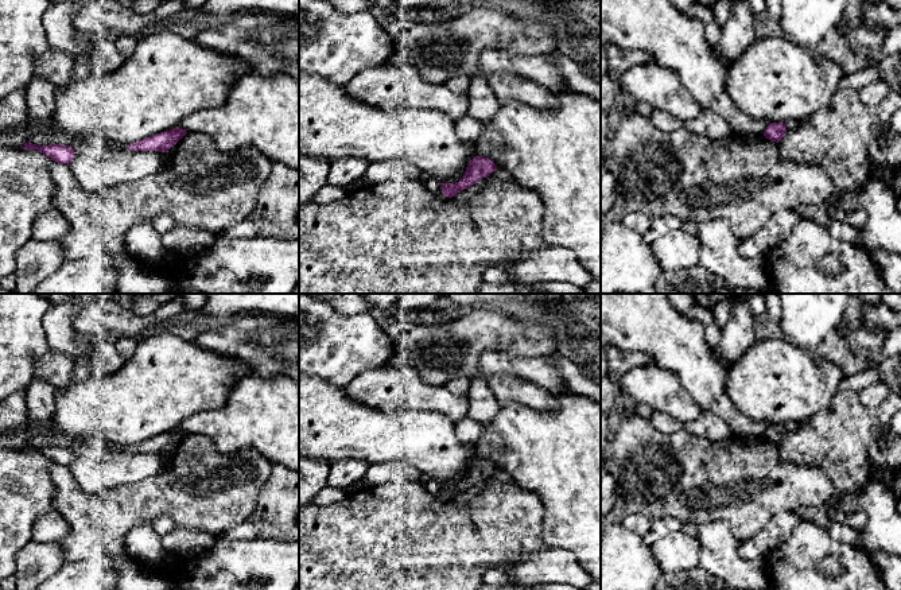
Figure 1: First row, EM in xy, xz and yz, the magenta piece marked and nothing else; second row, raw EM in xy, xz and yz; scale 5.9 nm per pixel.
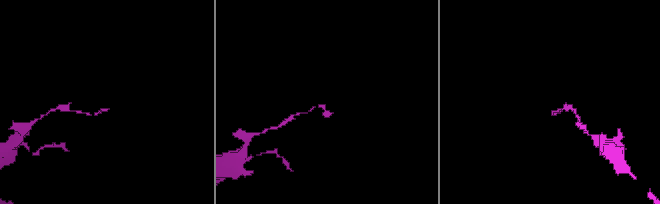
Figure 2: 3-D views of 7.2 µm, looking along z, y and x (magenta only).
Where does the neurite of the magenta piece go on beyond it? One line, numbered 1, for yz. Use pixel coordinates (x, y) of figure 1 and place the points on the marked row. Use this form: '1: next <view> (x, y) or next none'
1: next none

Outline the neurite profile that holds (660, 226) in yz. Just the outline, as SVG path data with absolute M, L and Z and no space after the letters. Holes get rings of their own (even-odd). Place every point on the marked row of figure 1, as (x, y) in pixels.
M655 217L642 238L648 244L653 244L657 238L665 236L671 230L680 229L681 225L683 221L677 217Z

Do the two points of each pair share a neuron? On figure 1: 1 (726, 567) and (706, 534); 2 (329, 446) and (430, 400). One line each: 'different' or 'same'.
1: same
2: different

